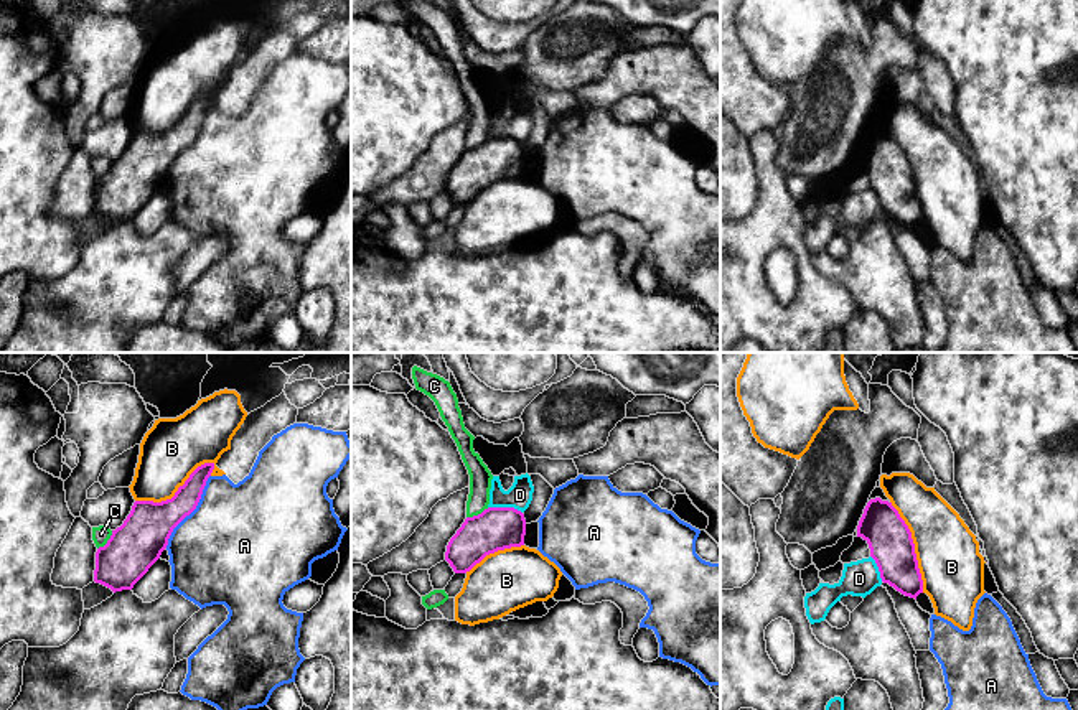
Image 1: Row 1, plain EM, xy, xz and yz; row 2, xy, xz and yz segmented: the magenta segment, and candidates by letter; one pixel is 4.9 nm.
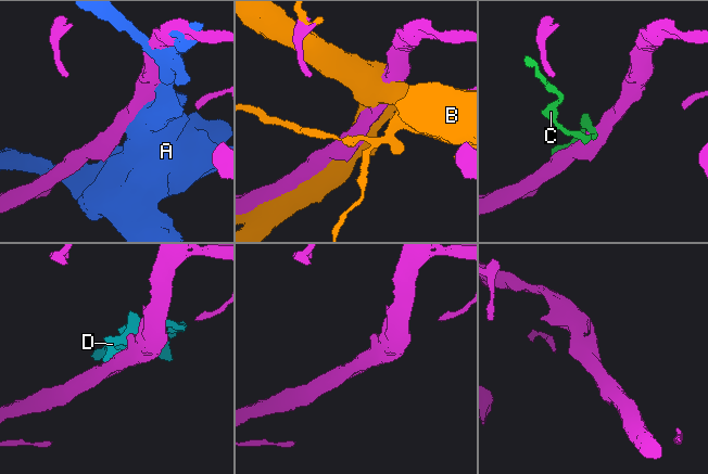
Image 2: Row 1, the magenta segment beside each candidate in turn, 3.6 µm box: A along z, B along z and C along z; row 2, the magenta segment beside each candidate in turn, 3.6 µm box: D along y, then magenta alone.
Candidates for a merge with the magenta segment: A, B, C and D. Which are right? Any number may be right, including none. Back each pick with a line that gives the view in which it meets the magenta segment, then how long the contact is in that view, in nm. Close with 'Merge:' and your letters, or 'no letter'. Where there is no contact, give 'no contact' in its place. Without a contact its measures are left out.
Merge: no letter

